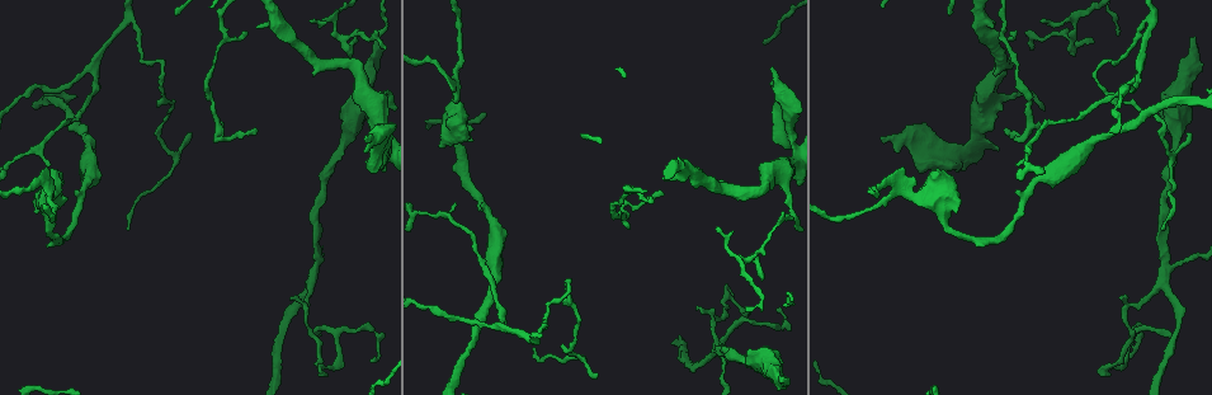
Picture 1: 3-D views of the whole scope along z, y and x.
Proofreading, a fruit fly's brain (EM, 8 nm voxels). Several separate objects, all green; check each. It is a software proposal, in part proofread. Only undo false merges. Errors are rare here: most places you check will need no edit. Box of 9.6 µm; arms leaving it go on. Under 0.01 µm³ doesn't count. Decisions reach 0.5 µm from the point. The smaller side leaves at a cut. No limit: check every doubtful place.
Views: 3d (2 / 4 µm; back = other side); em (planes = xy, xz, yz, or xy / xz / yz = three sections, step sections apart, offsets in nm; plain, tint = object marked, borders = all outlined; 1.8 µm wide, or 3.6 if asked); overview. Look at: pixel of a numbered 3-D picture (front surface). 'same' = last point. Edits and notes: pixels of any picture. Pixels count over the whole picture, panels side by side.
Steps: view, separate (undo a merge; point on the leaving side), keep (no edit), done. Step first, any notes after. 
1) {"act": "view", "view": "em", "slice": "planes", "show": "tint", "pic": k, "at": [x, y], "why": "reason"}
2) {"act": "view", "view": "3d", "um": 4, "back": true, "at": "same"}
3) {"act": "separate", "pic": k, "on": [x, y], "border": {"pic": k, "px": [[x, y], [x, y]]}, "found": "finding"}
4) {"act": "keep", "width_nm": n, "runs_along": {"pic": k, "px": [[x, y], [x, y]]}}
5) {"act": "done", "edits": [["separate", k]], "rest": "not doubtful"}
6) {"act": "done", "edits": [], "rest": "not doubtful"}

{"act": "view", "view": "em", "slice": "xy", "step": 8, "show": "plain", "pic": 1, "at": [498, 326], "why": "three arms meet"}

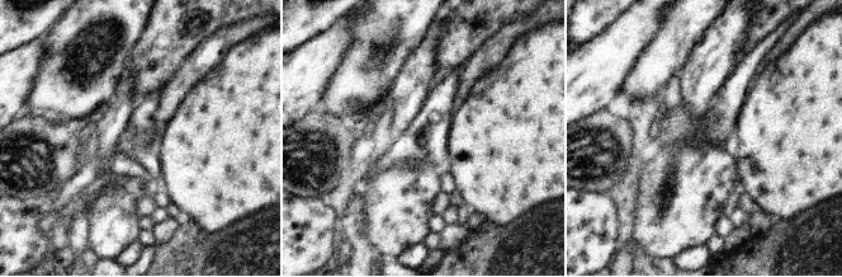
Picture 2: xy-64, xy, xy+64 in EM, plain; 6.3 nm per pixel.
{"act": "view", "view": "em", "slice": "xy", "step": 8, "show": "tint", "at": "same", "why": "where the object lies"}

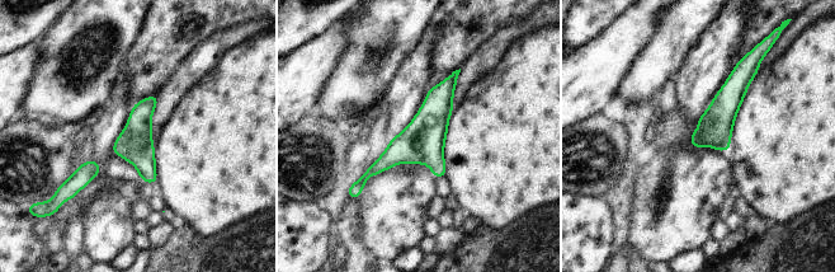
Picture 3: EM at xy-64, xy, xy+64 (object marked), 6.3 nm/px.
{"act": "keep", "runs_along": {"pic": 3, "px": [[454, 75], [434, 115], [359, 184]]}, "found": "one cell here"}

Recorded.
{"act": "view", "view": "em", "slice": "planes", "show": "tint", "pic": 1, "at": [1149, 18], "why": "abrupt turn"}

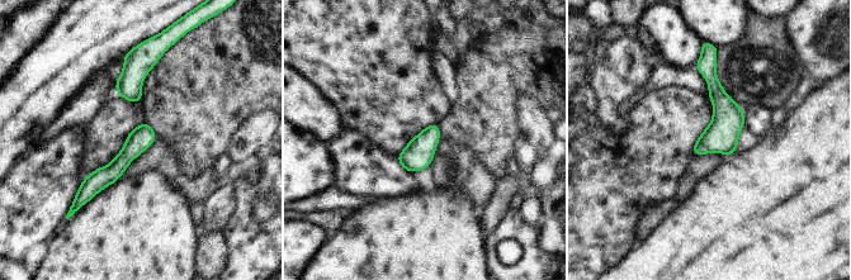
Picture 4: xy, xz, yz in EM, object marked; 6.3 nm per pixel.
{"act": "keep", "runs_along": {"pic": 4, "px": [[703, 63], [726, 109], [728, 151]]}, "found": "all the same cell"}

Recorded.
{"act": "view", "view": "em", "slice": "planes", "show": "plain", "pic": 1, "at": [1069, 38]}

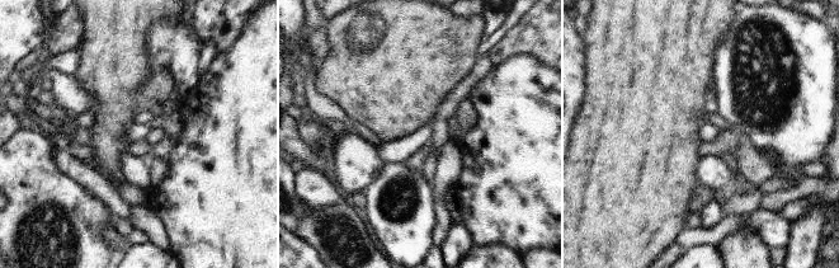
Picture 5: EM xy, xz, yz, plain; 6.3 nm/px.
{"act": "view", "view": "em", "slice": "planes", "show": "tint", "at": "same", "why": "with the object marked"}

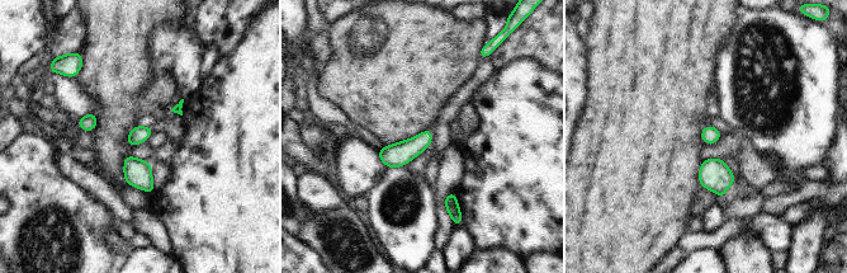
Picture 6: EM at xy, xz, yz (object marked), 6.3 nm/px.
{"act": "keep", "found": "all the same cell"}

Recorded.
{"act": "view", "view": "3d", "um": 2, "pic": 1, "at": [740, 319], "why": "a fork"}

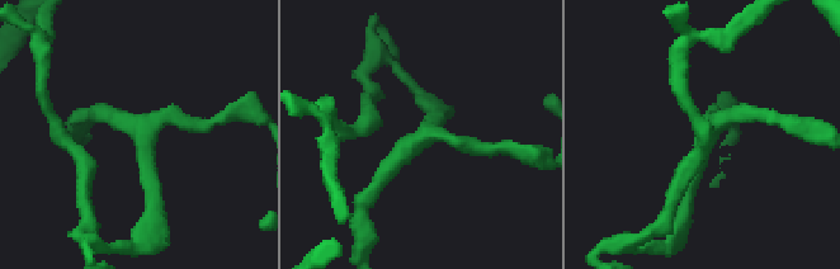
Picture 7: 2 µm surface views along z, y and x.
{"act": "view", "view": "em", "slice": "yz", "step": 16, "show": "tint", "pic": 7, "at": [426, 128], "why": "now the EM"}

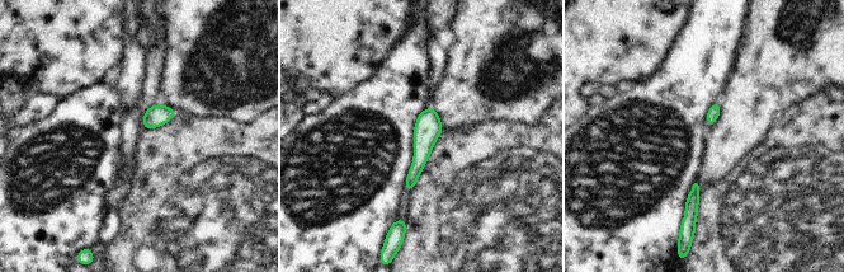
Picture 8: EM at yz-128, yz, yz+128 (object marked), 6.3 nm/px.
{"act": "view", "view": "em", "slice": "planes", "show": "tint", "at": "same"}

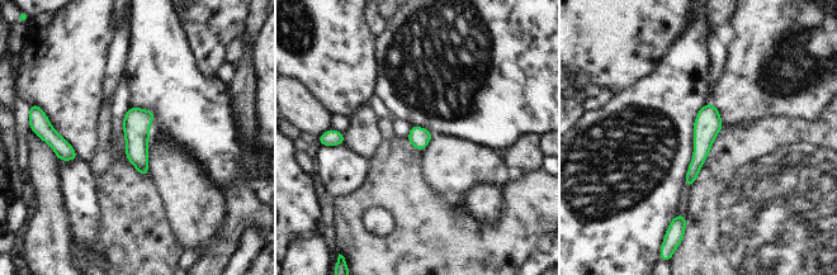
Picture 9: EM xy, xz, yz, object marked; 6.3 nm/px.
{"act": "keep", "found": "one cell here"}

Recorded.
{"act": "view", "view": "em", "slice": "xy", "step": 8, "show": "tint", "pic": 1, "at": [313, 277], "why": "a narrow waist"}

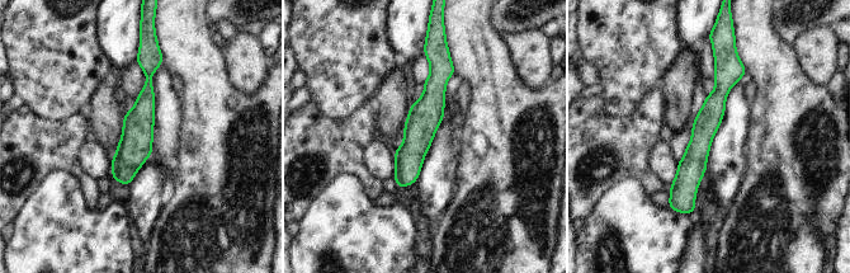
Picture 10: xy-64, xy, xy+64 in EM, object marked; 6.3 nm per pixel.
{"act": "view", "view": "em", "slice": "planes", "show": "borders", "at": "same", "why": "cut it another way"}

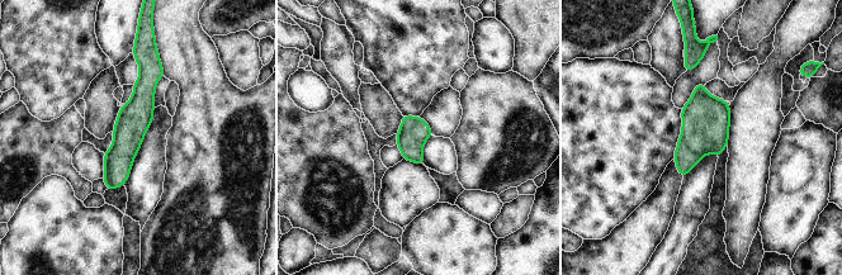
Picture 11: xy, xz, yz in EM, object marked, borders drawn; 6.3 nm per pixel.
{"act": "keep", "found": "one cell here"}

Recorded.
{"act": "view", "view": "3d", "um": 2, "pic": 1, "at": [50, 191], "why": "calibre changes"}

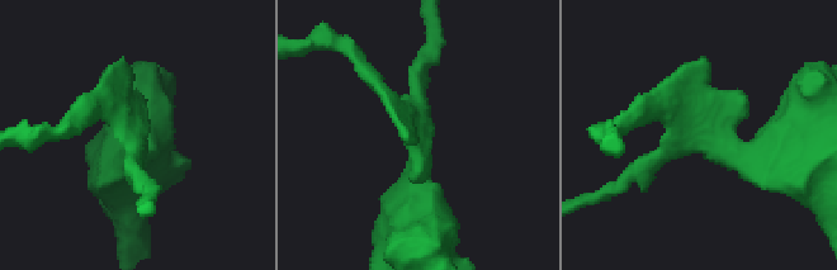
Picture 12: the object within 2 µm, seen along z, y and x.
{"act": "view", "view": "em", "slice": "xy", "step": 8, "show": "tint", "pic": 12, "at": [134, 144]}

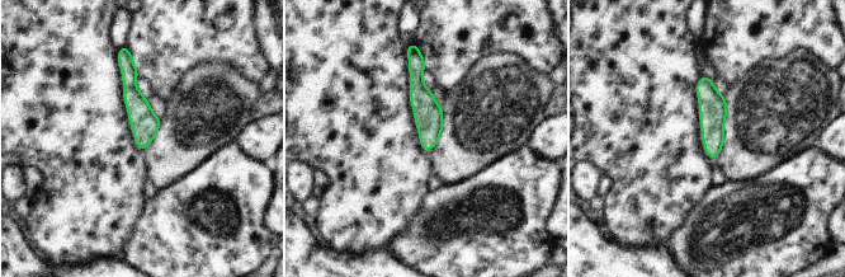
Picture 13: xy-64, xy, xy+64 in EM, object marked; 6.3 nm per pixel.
{"act": "keep", "width_nm": 160, "runs_along": {"pic": 13, "px": [[420, 62], [429, 146]]}, "found": "continuous, no second cell"}

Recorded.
{"act": "done", "edits": [], "rest": "not doubtful"}

